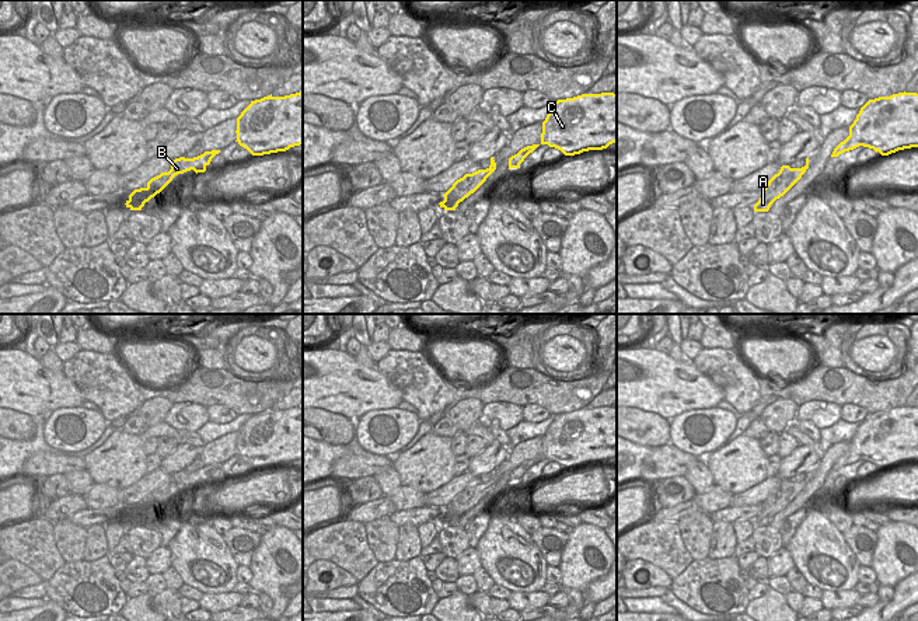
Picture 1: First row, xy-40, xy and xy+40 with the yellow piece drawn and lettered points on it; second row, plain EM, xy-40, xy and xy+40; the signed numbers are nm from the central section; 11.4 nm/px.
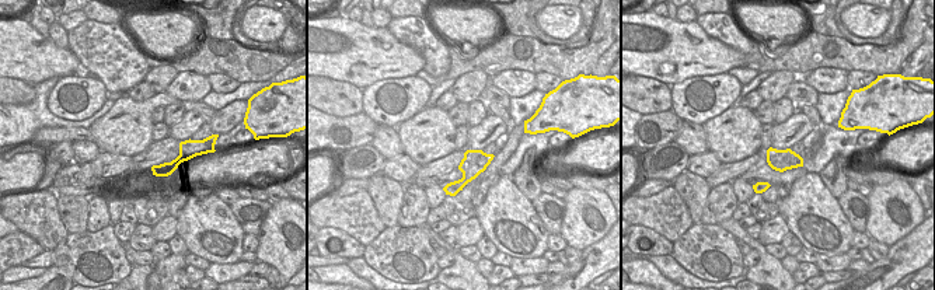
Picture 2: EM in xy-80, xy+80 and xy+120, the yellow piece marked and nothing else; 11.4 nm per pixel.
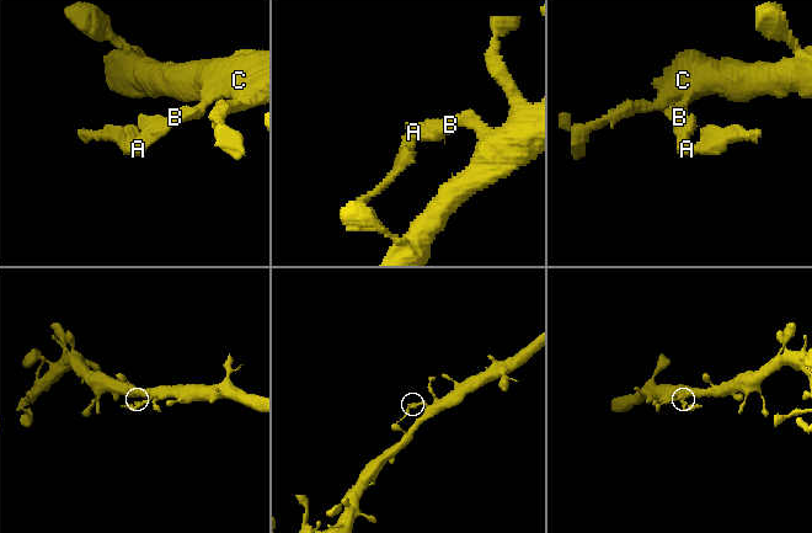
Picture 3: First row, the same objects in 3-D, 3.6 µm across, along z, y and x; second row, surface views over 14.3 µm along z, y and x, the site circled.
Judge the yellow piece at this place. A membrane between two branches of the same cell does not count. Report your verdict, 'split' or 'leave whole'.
split

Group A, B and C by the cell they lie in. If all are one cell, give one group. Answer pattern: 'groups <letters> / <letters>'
groups A B / C

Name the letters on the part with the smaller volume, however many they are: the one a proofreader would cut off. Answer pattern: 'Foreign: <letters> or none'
Foreign: A, B

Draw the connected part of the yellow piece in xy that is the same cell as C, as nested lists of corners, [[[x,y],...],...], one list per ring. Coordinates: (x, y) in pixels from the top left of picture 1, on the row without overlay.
[[[582,408],[558,414],[542,436],[541,457],[575,470],[617,456],[617,408]]]

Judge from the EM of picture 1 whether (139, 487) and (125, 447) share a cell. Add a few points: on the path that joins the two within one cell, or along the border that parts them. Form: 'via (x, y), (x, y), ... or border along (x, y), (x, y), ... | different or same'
border along (146, 473), (135, 482), (119, 489) | different

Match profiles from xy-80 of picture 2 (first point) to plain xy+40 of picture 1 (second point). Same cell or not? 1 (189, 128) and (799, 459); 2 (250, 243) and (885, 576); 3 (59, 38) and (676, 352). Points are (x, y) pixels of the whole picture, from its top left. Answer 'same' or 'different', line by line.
1: same
2: different
3: same

